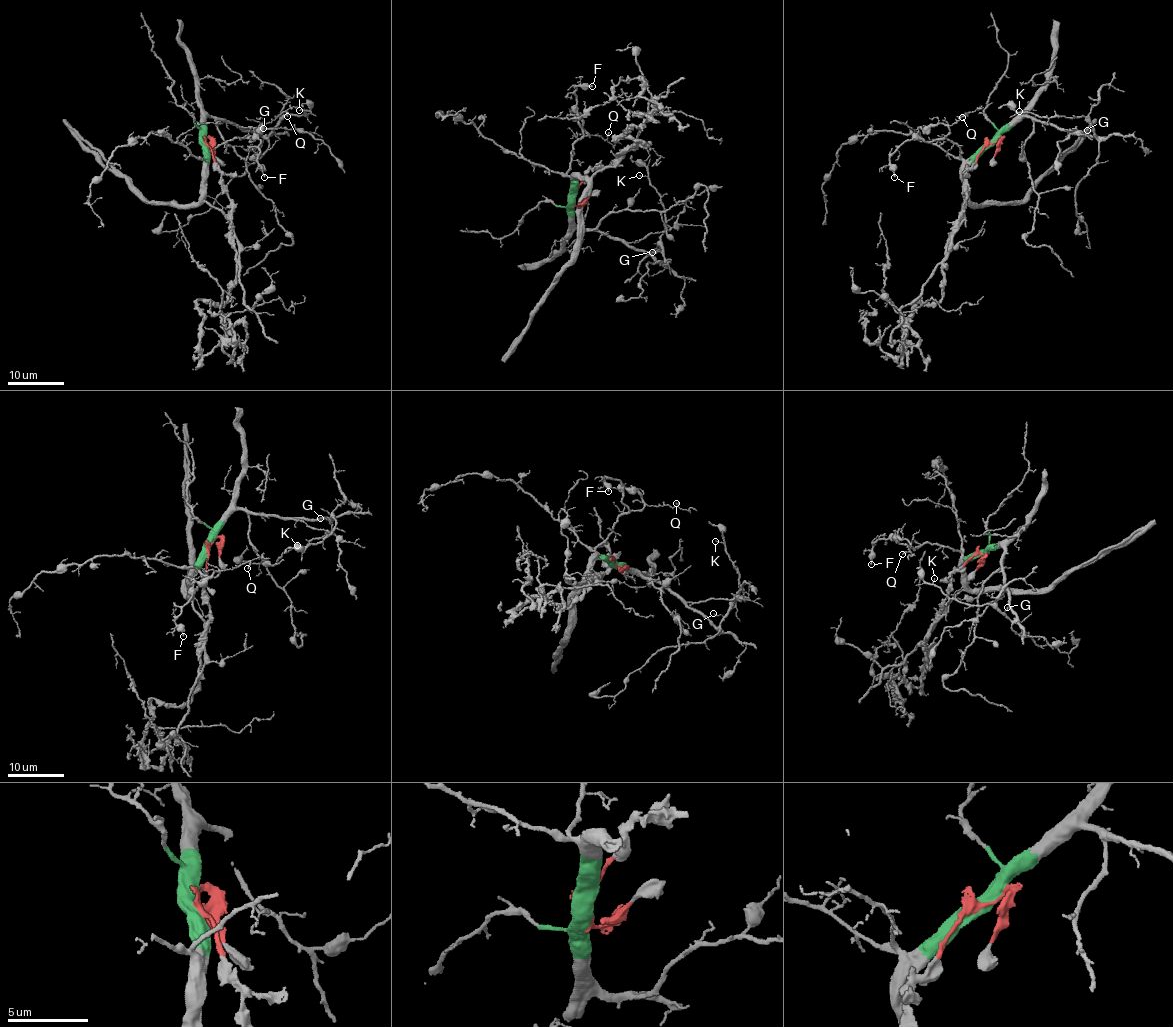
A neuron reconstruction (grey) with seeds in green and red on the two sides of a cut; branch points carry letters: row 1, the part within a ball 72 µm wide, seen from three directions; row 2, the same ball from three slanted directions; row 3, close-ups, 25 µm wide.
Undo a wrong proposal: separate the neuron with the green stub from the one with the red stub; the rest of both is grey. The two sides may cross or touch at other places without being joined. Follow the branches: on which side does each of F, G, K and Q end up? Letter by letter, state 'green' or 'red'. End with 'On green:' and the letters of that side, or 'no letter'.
F: green
G: green
K: green
Q: green
On green: F, G, K, Q

